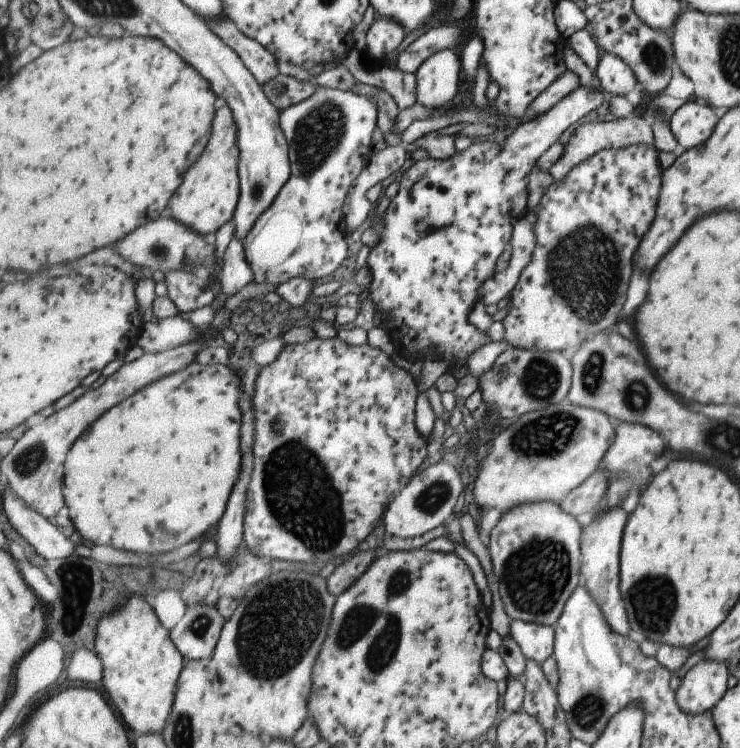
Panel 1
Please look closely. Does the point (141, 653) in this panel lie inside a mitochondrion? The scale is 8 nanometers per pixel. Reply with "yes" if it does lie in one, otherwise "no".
no

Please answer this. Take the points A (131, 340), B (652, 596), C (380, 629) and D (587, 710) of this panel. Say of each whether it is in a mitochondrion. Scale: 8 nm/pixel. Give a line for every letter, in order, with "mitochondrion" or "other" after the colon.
A: other
B: mitochondrion
C: mitochondrion
D: mitochondrion

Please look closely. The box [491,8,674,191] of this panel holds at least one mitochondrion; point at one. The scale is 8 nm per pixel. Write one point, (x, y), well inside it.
(652, 56)

